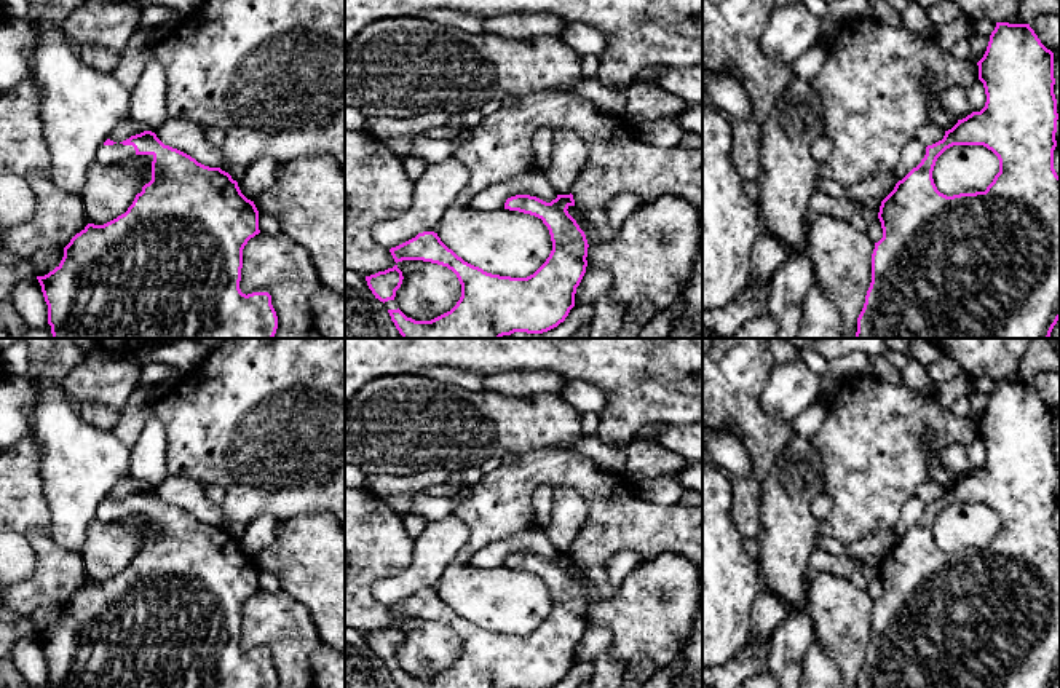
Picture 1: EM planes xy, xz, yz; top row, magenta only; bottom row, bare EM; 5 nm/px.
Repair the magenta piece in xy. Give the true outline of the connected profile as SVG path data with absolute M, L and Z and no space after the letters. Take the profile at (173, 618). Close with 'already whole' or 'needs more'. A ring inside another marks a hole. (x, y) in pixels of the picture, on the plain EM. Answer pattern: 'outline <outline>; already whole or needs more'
outline M152 488L131 493L120 501L107 496L97 509L97 517L102 520L120 520L136 512L144 512L152 522L152 538L136 552L128 568L104 583L88 581L64 605L61 621L48 632L37 634L48 662L48 682L51 688L276 688L278 674L271 662L271 653L268 650L252 650L246 653L239 646L243 607L251 595L260 591L259 568L254 559L241 551L238 540L233 538L228 530L220 525L204 524L190 512L164 503Z; needs more

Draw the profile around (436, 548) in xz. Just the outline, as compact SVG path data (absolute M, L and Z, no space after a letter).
M453 512L428 522L415 540L410 565L398 576L374 583L372 594L385 607L391 607L418 591L434 589L468 538L468 525Z

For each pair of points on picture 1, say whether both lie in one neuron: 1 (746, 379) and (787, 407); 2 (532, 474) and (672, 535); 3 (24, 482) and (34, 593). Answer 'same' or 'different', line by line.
1: different
2: same
3: same

